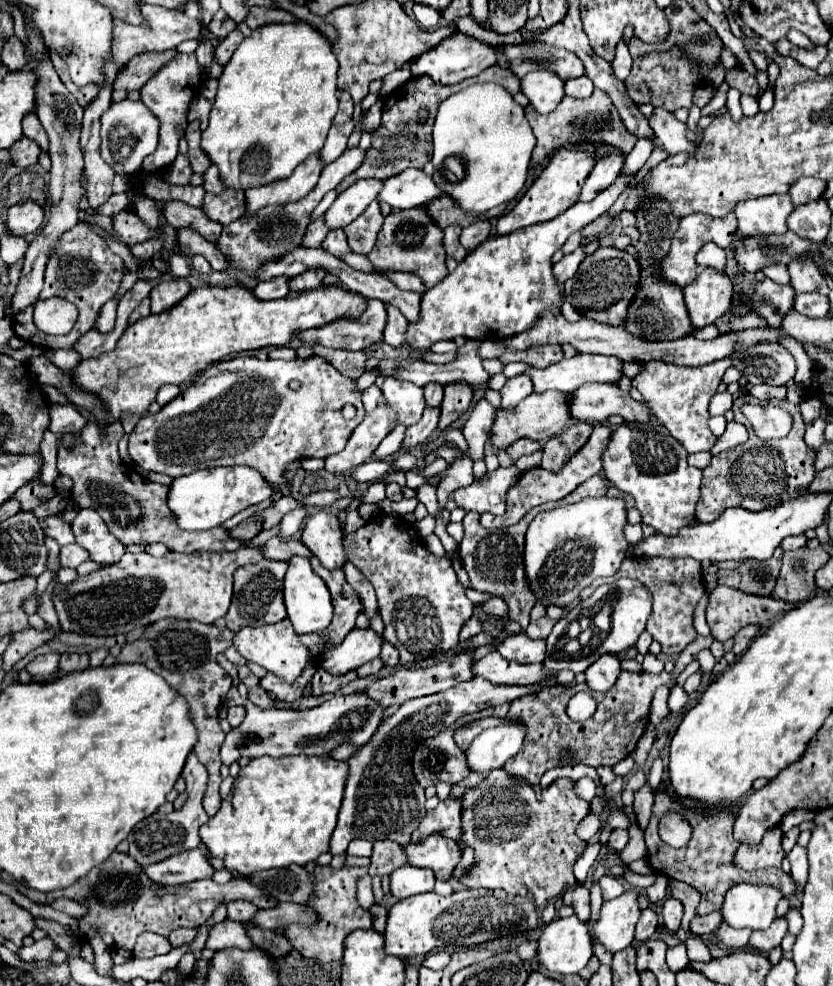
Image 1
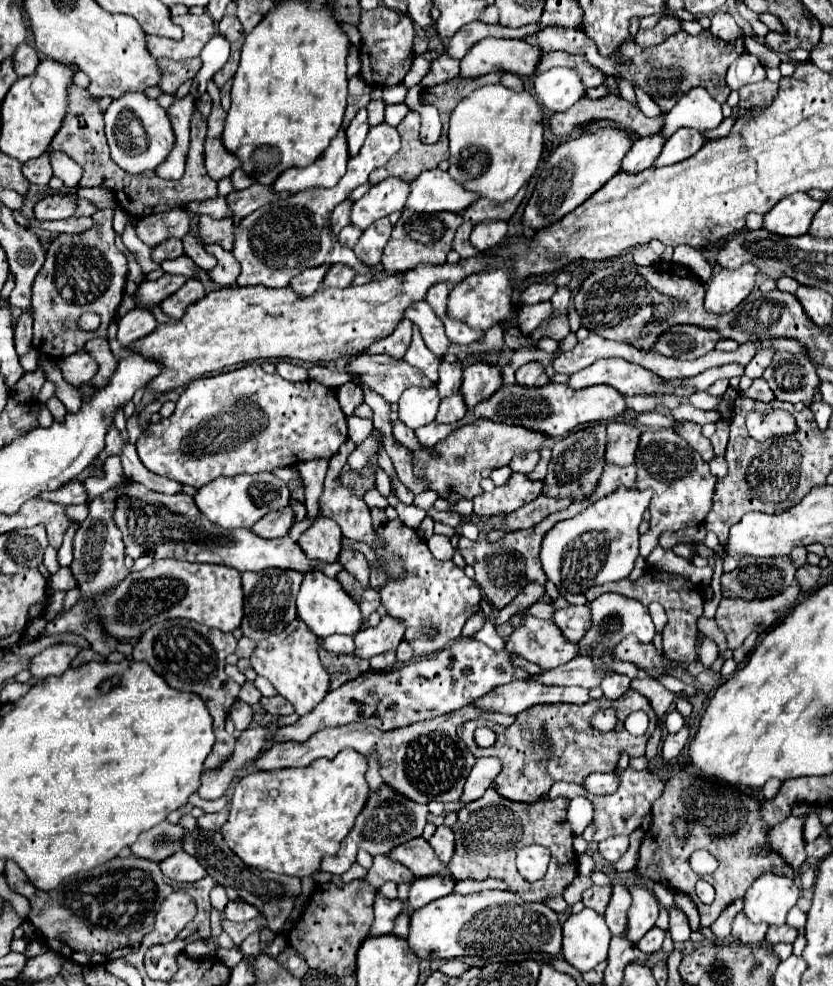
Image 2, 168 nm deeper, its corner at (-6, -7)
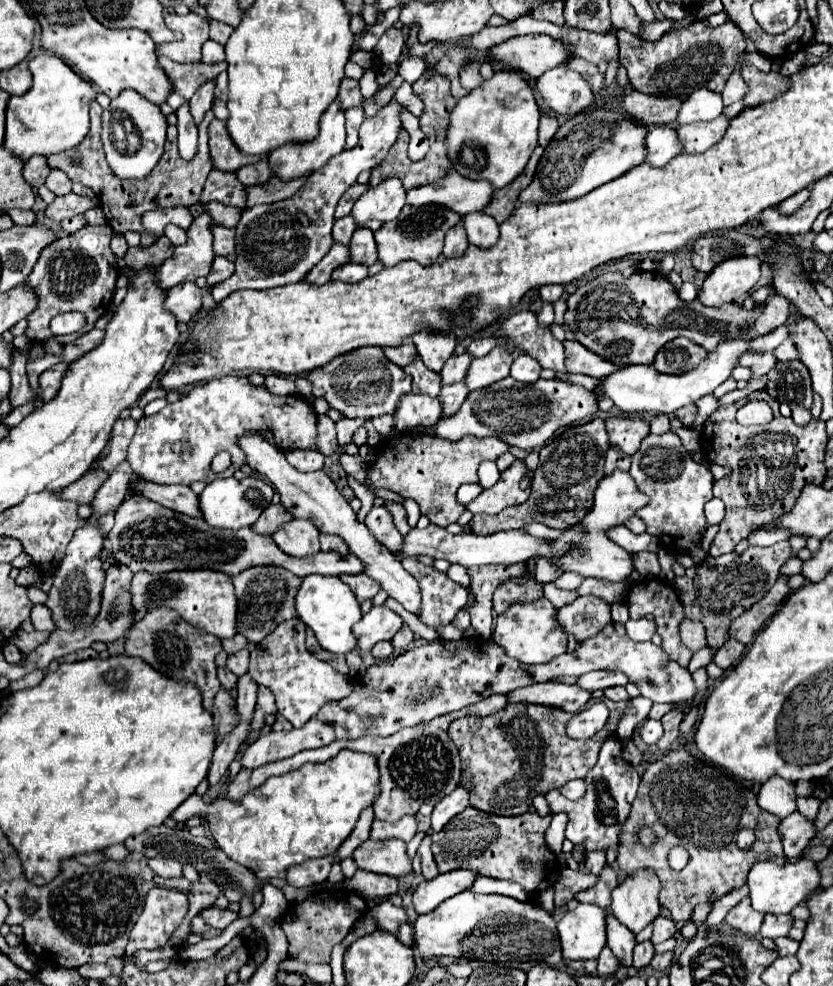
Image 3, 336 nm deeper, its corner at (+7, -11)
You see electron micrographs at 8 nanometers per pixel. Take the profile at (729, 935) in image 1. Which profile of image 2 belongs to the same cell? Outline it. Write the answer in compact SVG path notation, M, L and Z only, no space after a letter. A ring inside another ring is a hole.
M738 913L736 919L734 919L734 923L732 923L732 937L734 937L736 941L744 943L744 945L758 945L758 943L764 941L766 929L768 929L766 923L754 925L754 923L750 923L750 921L746 919L744 913Z

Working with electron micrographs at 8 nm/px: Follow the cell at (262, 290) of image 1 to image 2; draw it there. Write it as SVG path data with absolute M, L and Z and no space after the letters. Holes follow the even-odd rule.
M322 265L322 267L312 267L312 269L302 271L302 275L294 277L288 287L290 287L298 297L312 295L312 293L320 287L320 281L322 281L324 273L328 271L328 267L330 267L330 265L326 265L326 267Z

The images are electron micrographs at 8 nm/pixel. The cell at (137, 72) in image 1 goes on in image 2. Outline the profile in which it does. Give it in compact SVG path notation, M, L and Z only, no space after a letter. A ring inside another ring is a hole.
M198 57L184 59L184 61L172 61L172 59L158 59L158 69L162 71L162 79L158 83L162 93L174 93L184 81L194 79L202 61Z

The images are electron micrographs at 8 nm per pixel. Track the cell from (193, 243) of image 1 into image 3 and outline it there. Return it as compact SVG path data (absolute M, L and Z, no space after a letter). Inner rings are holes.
M215 257L213 261L213 267L211 267L211 273L207 275L207 285L217 285L221 281L225 281L227 277L231 277L235 271L235 263L227 261L225 257Z

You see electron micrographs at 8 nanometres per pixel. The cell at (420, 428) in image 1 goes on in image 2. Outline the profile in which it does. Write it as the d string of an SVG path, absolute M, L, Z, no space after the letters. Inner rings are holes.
M454 393L450 395L450 399L442 399L434 423L446 423L446 425L458 423L464 415L466 415L466 405L462 401L462 395Z

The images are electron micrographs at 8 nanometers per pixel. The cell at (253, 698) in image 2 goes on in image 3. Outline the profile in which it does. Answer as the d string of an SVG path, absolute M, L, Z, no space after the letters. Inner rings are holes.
M219 667L219 669L217 669L217 677L219 677L221 685L223 685L227 691L235 689L235 685L237 685L237 675L233 675L227 667Z

